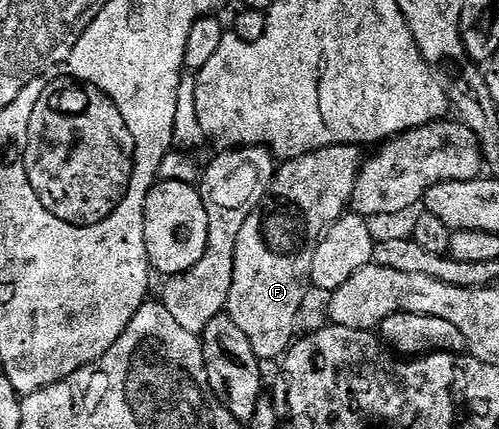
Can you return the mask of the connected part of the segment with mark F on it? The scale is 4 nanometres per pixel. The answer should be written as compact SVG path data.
M341 144L318 148L312 154L304 154L295 160L287 160L275 171L274 181L266 191L266 196L252 210L248 222L236 238L236 258L232 274L232 290L228 294L225 315L240 326L240 331L248 338L252 350L259 361L285 357L290 345L296 339L294 327L298 324L298 311L306 300L306 288L310 284L312 254L320 238L340 217L347 215L350 208L352 190L356 186L358 171L364 163L364 152L357 144Z

